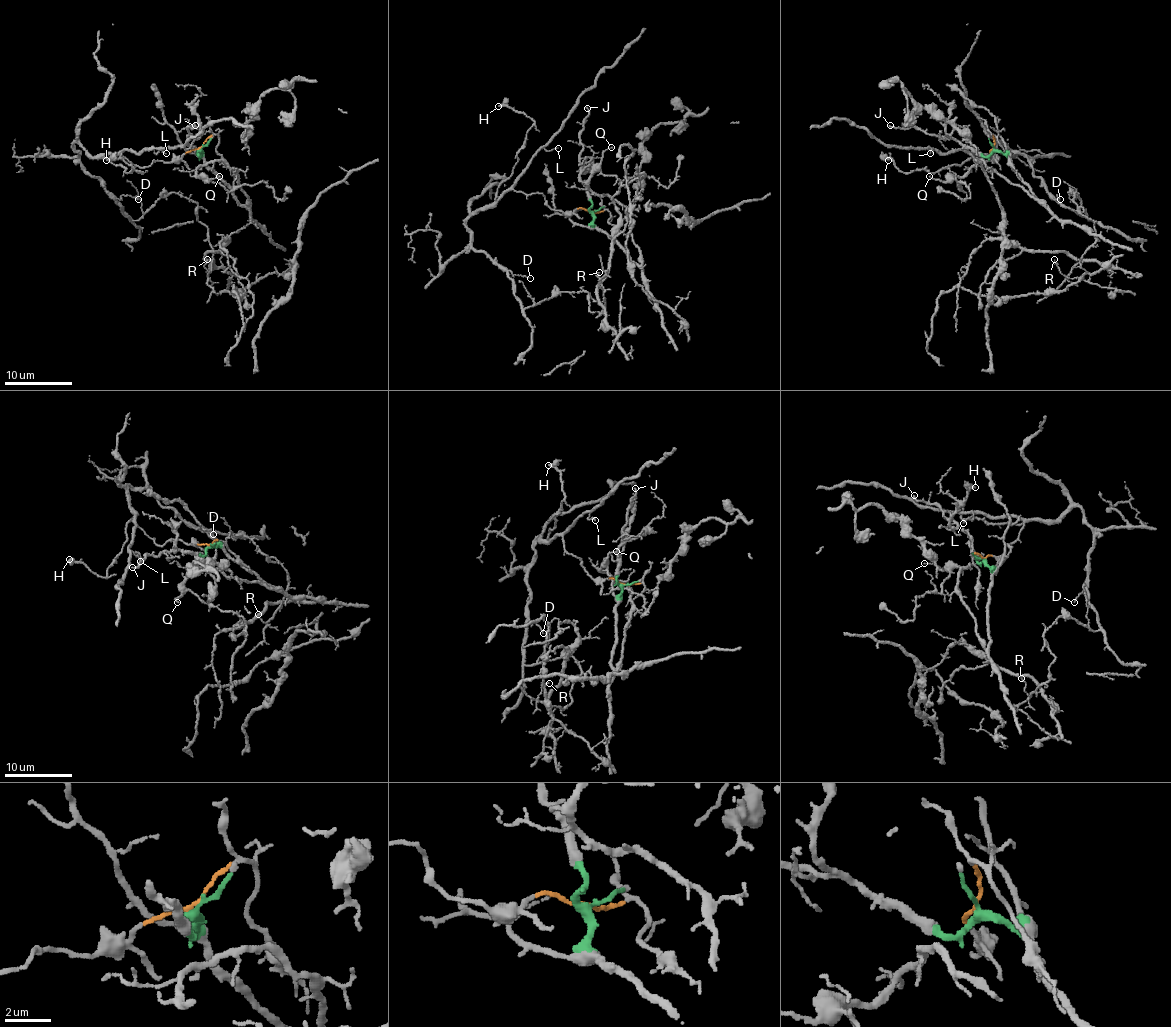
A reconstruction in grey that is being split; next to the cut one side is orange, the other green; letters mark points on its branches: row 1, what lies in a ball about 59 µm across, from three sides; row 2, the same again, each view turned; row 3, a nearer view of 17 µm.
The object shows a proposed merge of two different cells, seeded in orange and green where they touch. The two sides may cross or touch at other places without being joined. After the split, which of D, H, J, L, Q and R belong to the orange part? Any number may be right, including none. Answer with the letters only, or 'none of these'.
D, H, L, R

